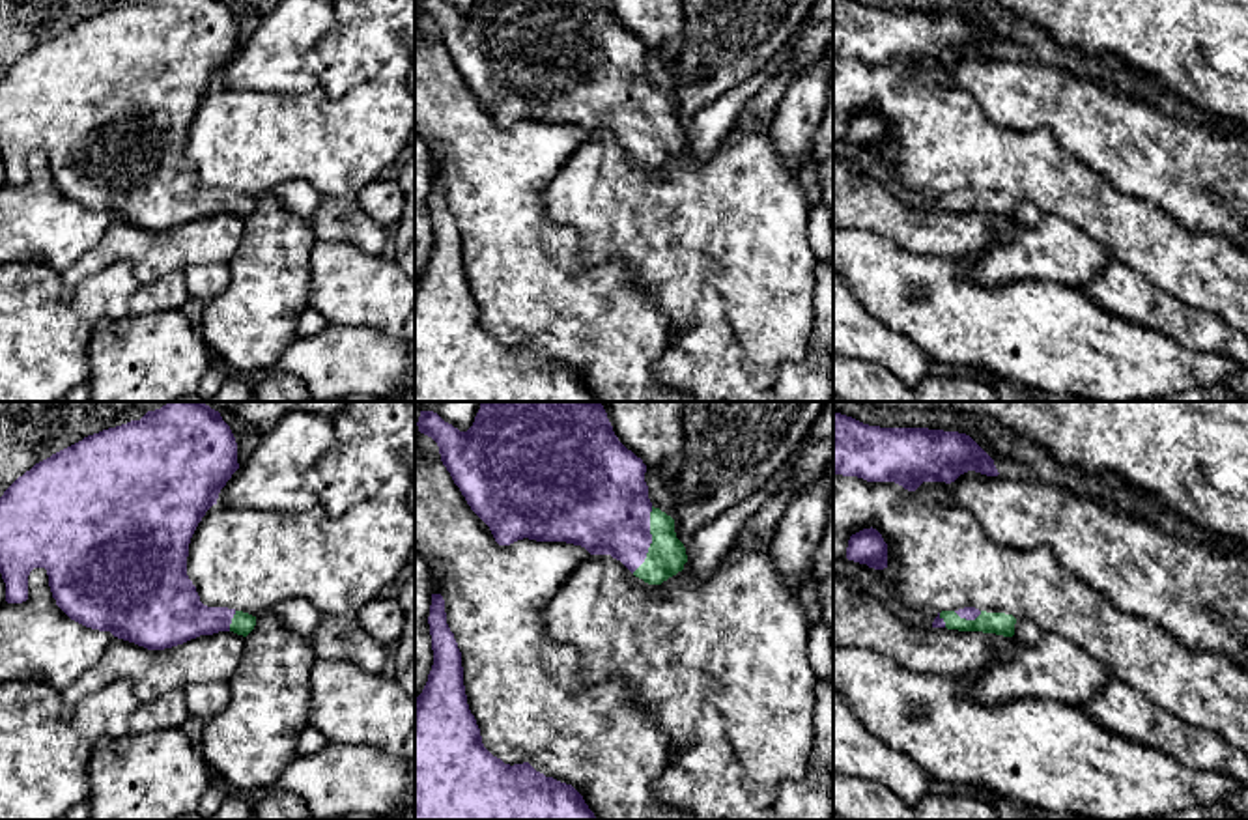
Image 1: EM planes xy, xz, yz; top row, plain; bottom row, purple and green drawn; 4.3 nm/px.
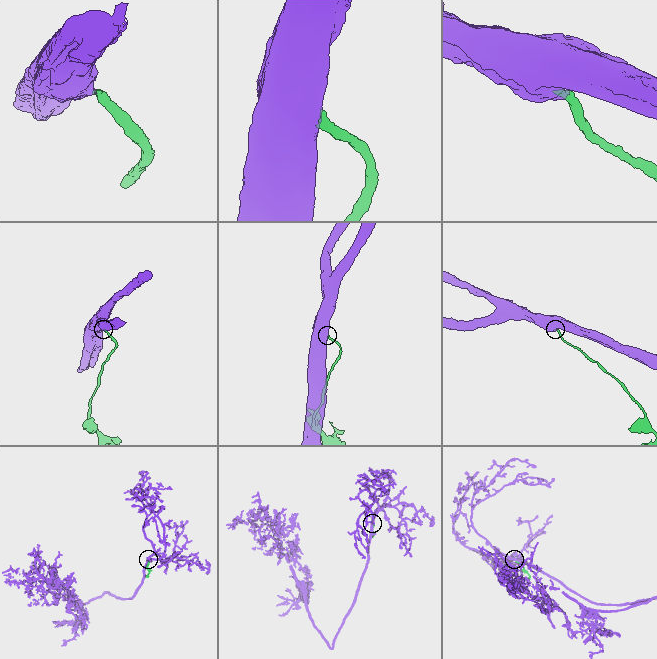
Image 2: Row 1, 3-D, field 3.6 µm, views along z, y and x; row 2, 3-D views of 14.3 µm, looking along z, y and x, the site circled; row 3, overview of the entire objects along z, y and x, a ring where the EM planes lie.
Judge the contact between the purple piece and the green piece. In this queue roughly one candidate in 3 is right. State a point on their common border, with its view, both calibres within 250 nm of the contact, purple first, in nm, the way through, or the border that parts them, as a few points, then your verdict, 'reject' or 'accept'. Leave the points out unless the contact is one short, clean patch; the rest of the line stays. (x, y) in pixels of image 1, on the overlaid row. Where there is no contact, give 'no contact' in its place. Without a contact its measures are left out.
contact xz (651, 540); calibres 400 and 170 nm; way xz (604, 507), (632, 531), (651, 540), (666, 557); accept

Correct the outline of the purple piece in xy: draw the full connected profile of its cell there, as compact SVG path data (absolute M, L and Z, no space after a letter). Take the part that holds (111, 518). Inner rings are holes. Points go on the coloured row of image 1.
M168 402L140 420L88 435L35 463L0 497L0 573L6 601L26 601L30 572L45 568L52 598L71 620L148 650L172 648L219 631L247 637L256 616L204 605L187 575L191 538L237 469L237 443L230 426L202 402Z

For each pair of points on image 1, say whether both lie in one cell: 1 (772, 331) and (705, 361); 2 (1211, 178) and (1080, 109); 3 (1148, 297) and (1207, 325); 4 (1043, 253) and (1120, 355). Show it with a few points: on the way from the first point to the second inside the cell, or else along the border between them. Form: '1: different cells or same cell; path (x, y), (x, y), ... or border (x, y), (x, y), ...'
1: different cells; border (703, 322), (731, 327), (753, 381)
2: same cell; path (1179, 169), (1146, 155), (1112, 135)
3: same cell; path (1162, 307), (1176, 320), (1192, 325)
4: different cells; border (1024, 277), (1077, 288)

